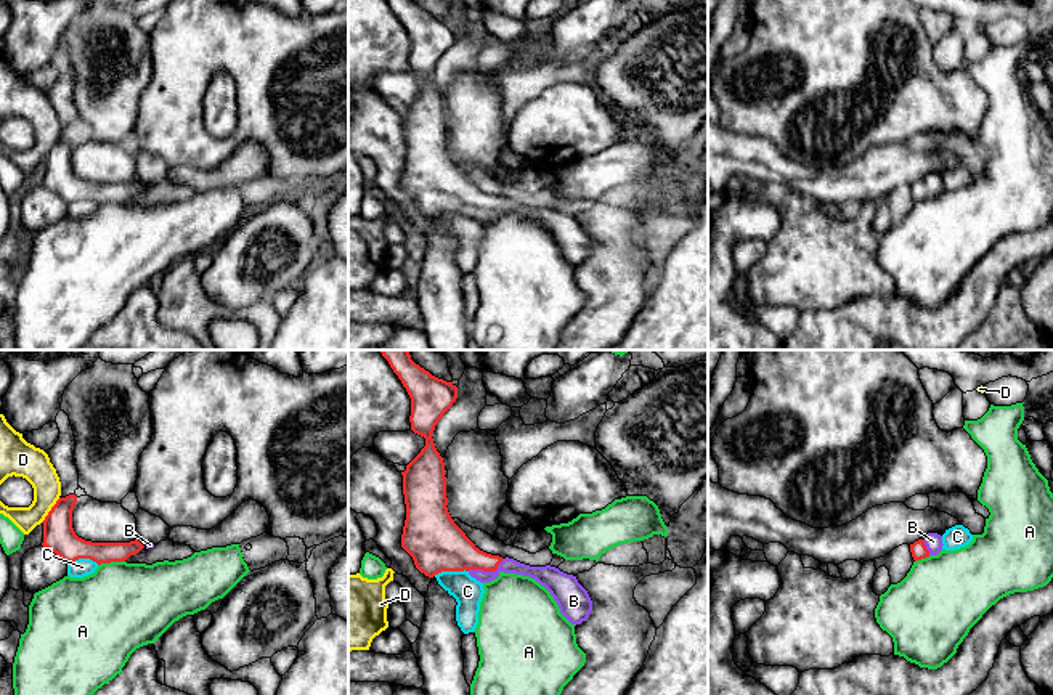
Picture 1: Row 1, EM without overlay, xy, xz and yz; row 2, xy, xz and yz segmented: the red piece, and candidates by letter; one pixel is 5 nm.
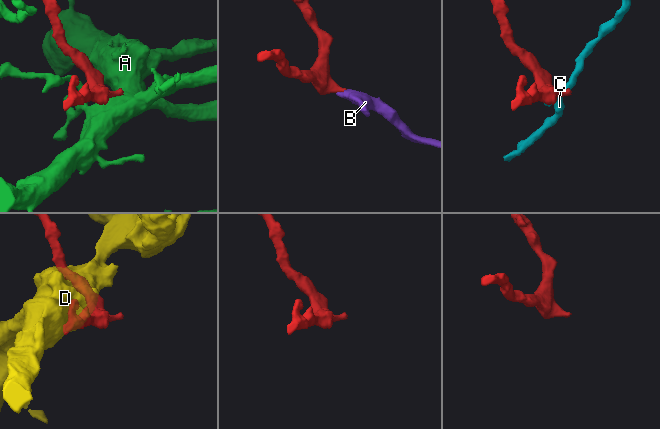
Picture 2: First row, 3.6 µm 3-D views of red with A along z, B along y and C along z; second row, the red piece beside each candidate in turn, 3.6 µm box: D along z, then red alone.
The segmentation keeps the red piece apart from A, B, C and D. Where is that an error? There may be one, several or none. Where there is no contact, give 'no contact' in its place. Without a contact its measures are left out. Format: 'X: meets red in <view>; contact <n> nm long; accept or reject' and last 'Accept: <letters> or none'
A: meets red in xy; contact 140 nm long; reject
B: meets red in xz; contact 200 nm long; accept
C: meets red in xz; contact 180 nm long; reject
D: meets red in xy; contact 160 nm long; reject
Accept: B

